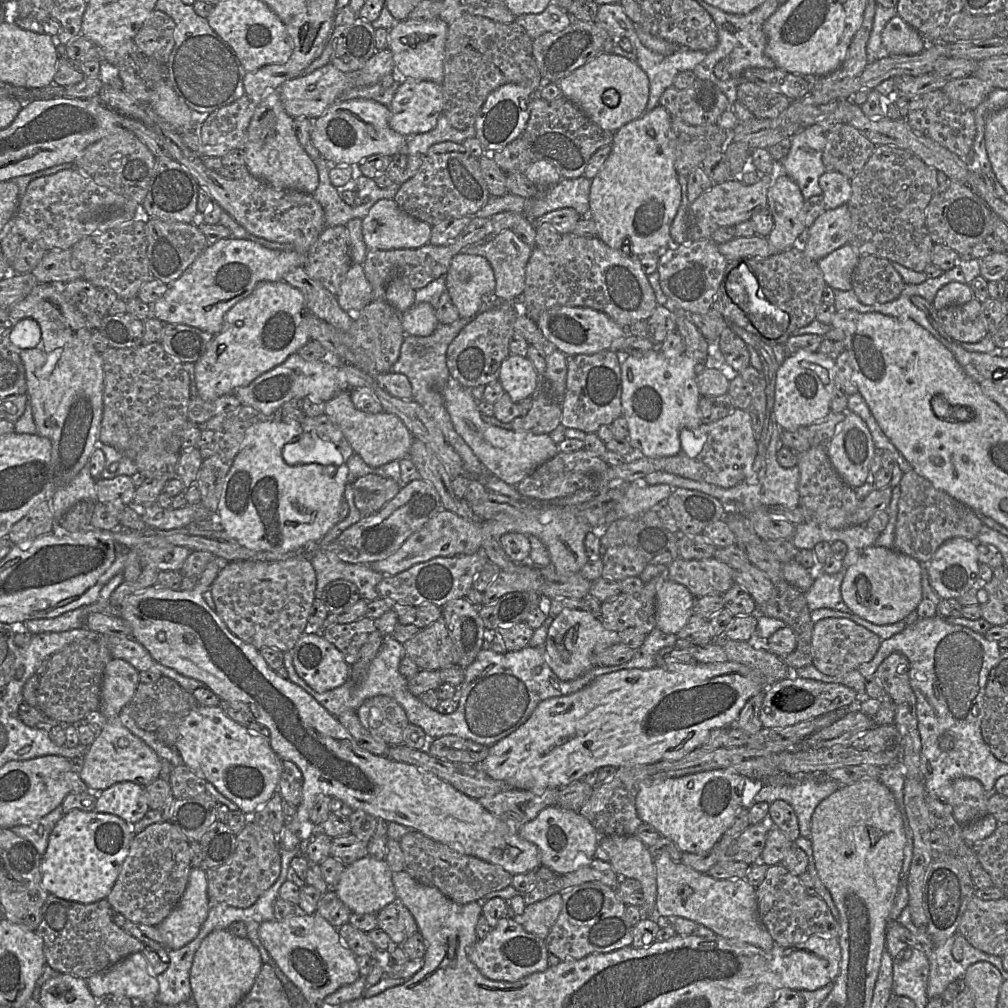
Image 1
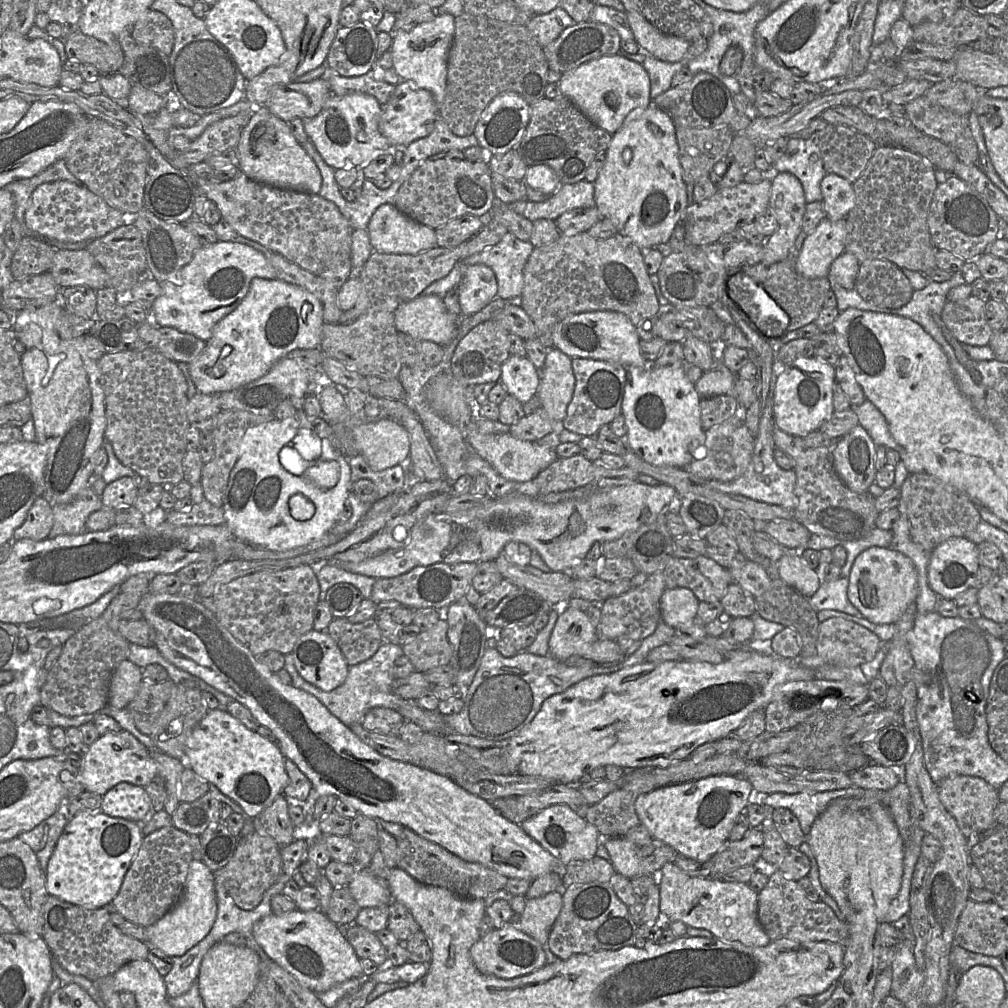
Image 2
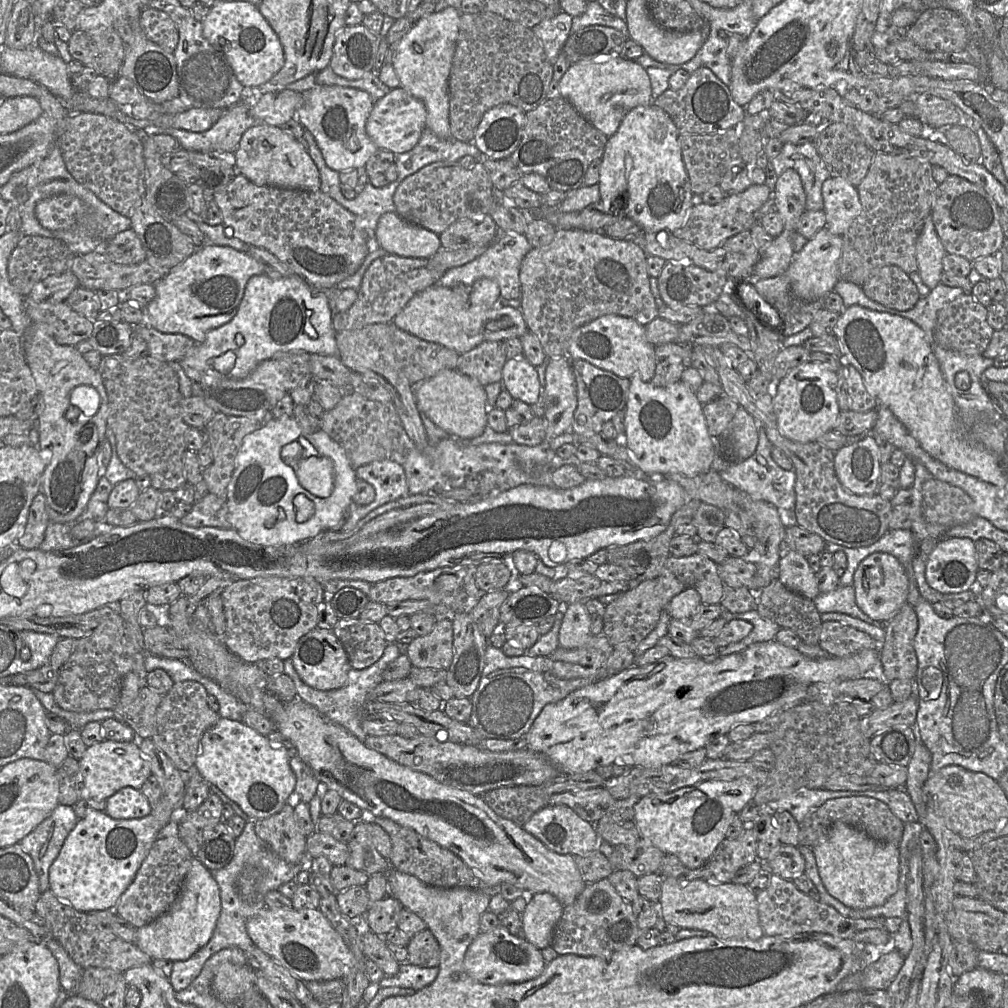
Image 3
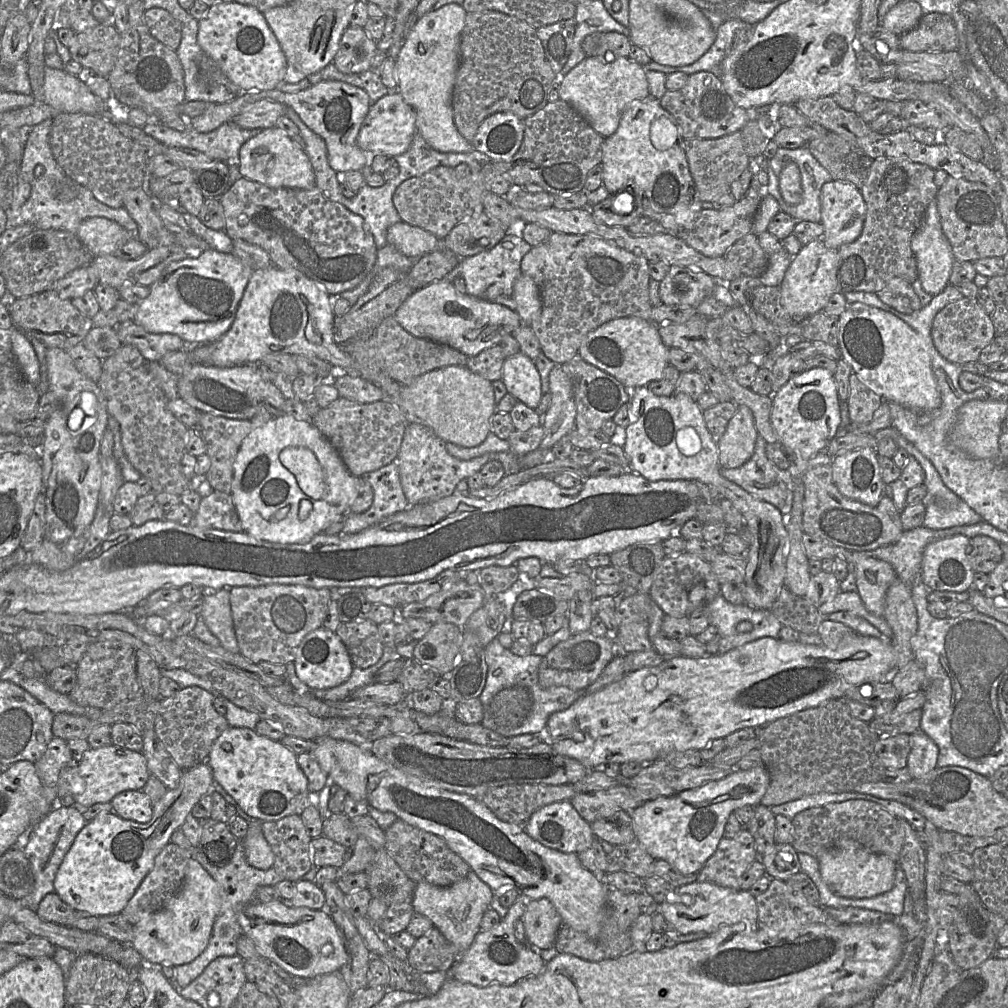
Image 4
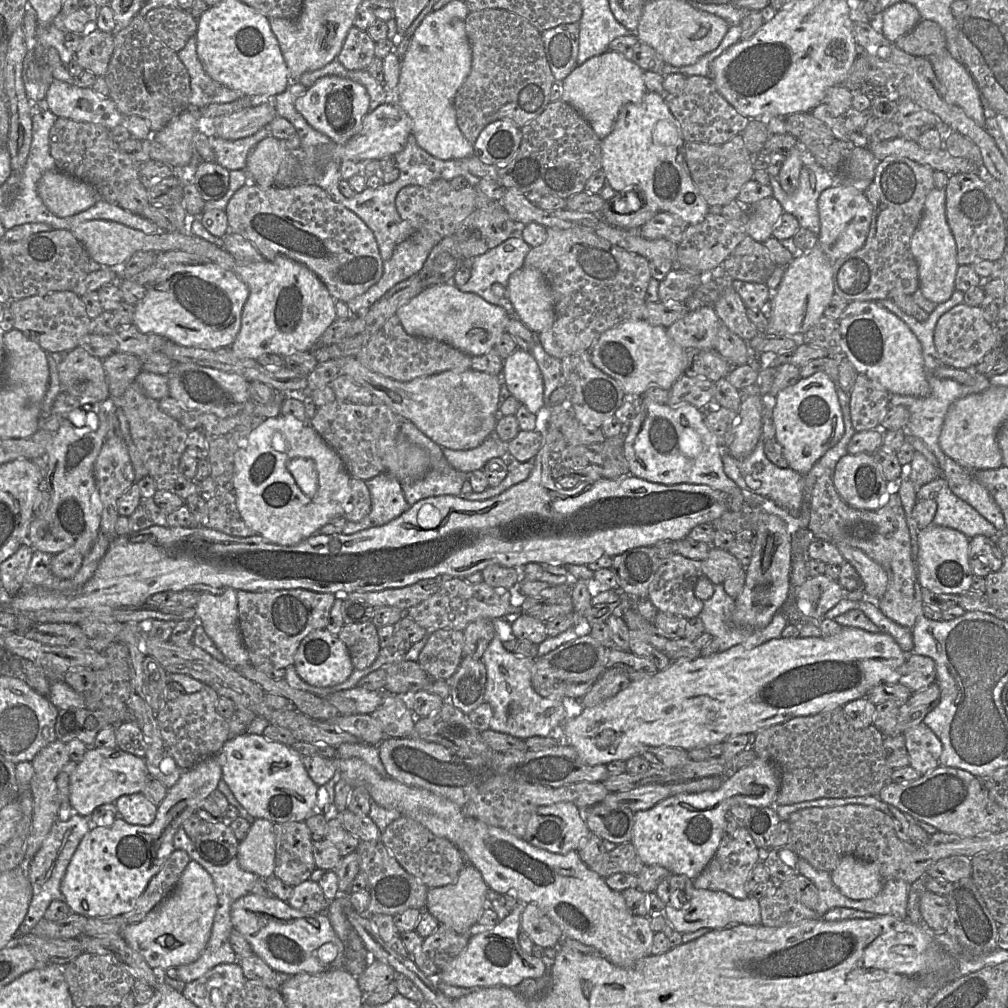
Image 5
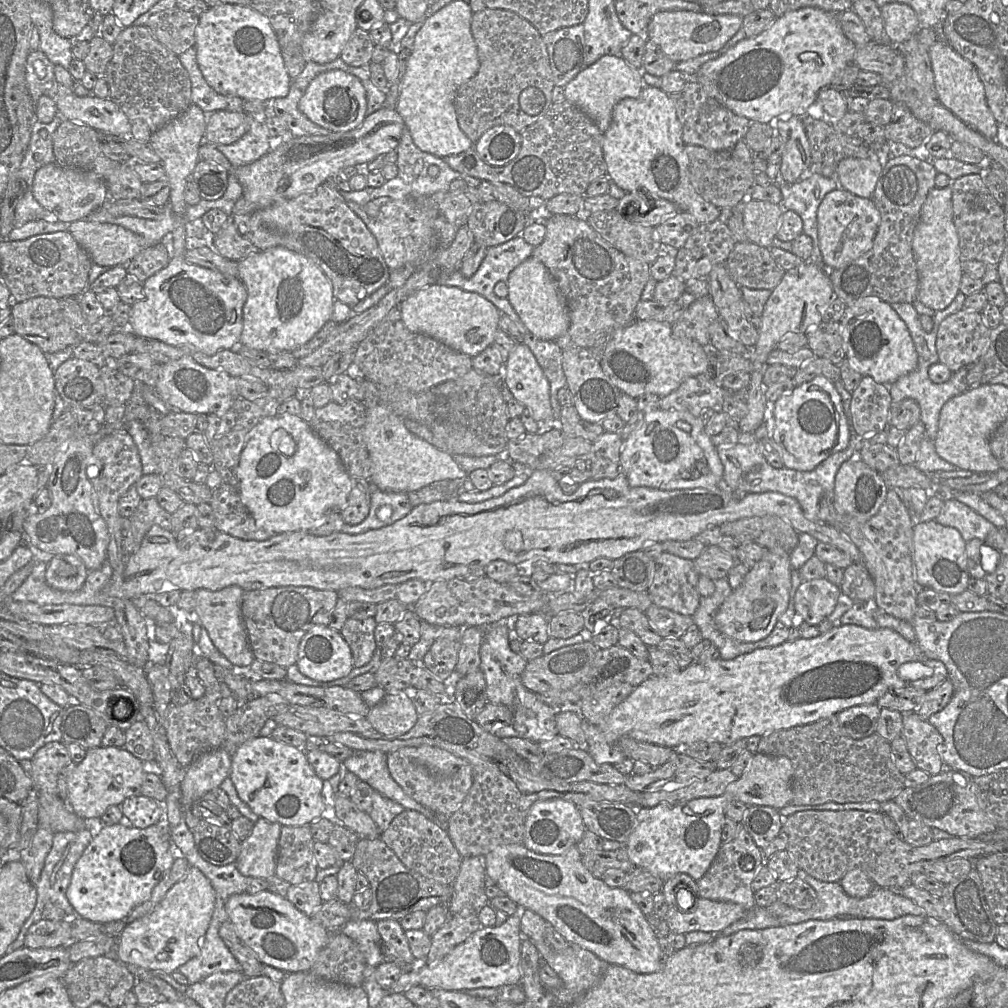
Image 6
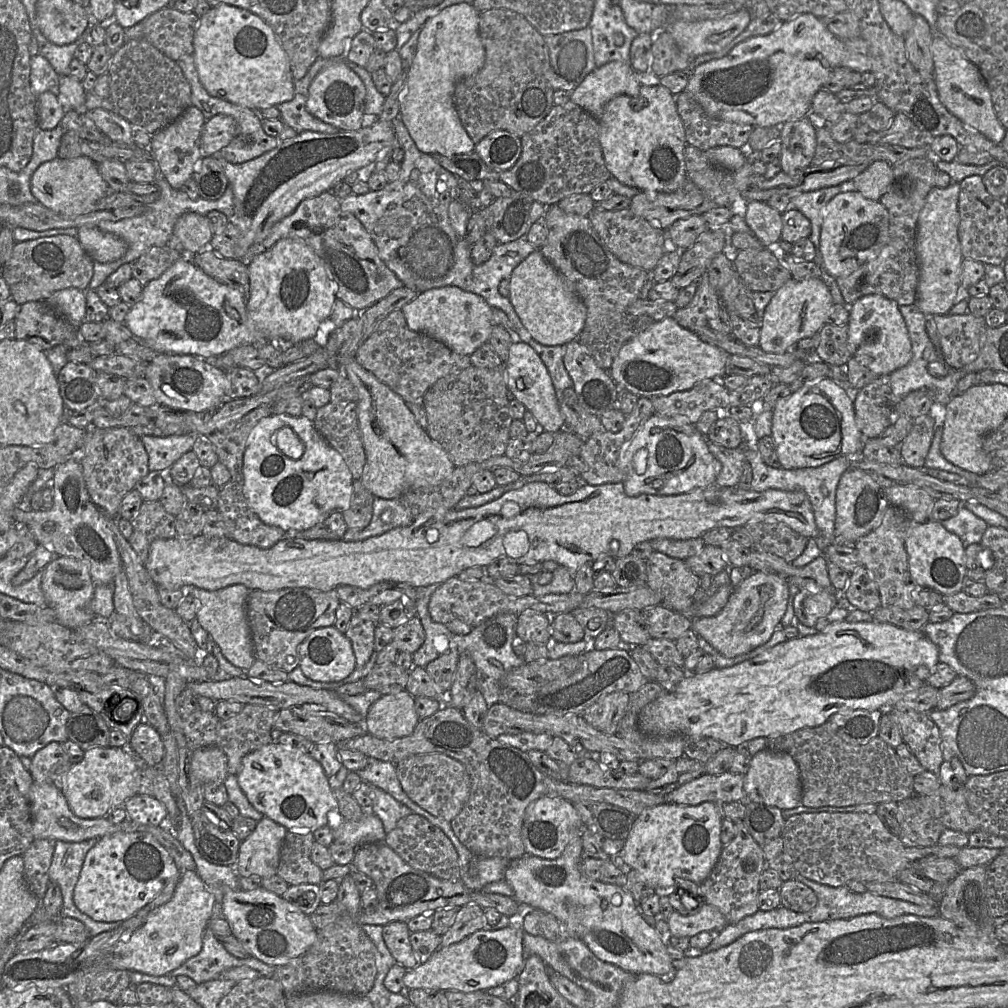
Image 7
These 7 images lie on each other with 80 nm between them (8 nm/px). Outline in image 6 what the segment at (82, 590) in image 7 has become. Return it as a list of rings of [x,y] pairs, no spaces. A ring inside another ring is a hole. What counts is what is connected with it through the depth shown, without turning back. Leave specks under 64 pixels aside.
[[[60,554],[54,555],[48,562],[45,578],[54,589],[74,592],[82,588],[88,572],[77,556]]]

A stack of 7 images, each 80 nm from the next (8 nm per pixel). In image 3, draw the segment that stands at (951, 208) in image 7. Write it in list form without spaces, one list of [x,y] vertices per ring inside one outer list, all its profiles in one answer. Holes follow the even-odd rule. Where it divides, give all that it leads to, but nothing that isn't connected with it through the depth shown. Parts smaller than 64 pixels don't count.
[[[929,214],[916,241],[916,257],[918,273],[923,283],[930,289],[940,283],[943,273],[942,260],[946,254]]]

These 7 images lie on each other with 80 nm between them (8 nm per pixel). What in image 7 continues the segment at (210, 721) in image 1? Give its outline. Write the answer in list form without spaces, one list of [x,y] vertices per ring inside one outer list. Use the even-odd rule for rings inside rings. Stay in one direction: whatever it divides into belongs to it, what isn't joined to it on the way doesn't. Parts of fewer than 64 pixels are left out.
[[[279,743],[262,746],[243,758],[236,776],[251,805],[287,830],[310,829],[312,832],[327,825],[327,813],[338,808],[321,764],[297,748]]]

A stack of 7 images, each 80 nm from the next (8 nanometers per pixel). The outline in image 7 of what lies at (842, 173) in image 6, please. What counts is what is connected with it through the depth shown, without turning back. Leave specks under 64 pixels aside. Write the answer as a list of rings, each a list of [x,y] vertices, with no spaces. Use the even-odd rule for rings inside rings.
[[[876,160],[852,181],[855,190],[865,198],[879,201],[893,179],[893,167],[885,161]]]

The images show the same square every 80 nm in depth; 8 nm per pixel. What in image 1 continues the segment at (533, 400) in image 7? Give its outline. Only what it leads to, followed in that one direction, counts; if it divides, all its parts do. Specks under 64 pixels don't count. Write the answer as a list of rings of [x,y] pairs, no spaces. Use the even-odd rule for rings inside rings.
[[[510,354],[501,363],[498,380],[515,403],[532,396],[538,379],[539,373],[528,357]]]

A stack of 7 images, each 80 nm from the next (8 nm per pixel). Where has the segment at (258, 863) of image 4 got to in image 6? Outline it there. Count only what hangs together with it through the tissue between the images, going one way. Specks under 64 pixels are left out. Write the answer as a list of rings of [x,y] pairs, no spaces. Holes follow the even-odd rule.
[[[262,817],[255,822],[251,834],[241,842],[236,860],[242,875],[267,879],[275,874],[281,827]]]

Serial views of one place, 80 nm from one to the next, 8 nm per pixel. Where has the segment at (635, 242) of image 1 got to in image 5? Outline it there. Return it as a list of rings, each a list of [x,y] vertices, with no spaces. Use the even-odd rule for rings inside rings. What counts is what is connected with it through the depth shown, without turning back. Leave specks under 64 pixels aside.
[[[647,91],[640,103],[626,104],[617,117],[612,132],[602,140],[602,170],[606,182],[618,193],[637,192],[651,211],[670,212],[689,225],[697,224],[710,213],[709,205],[698,192],[689,174],[679,121],[671,113],[664,95]]]

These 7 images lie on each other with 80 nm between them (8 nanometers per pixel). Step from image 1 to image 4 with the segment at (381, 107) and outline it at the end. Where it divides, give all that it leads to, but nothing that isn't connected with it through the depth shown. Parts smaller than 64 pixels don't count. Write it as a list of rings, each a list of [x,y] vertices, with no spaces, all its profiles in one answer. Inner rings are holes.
[[[324,81],[295,93],[283,93],[274,89],[254,95],[254,102],[262,99],[292,107],[303,122],[324,139],[328,162],[337,173],[361,171],[365,165],[371,164],[371,155],[357,144],[360,128],[371,107],[370,97],[362,88],[341,81]]]

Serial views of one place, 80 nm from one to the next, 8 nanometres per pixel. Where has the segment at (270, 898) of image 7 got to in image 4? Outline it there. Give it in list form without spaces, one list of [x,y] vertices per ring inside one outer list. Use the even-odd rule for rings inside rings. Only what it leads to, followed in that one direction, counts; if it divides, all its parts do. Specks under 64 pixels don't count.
[[[254,901],[241,909],[238,922],[243,934],[253,941],[263,956],[293,976],[313,978],[330,974],[339,971],[347,962],[342,935],[324,910],[290,907],[284,901]]]

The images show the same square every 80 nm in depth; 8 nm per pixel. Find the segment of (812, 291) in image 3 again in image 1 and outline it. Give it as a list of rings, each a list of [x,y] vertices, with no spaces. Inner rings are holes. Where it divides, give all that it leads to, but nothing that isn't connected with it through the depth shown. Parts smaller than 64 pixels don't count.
[[[847,204],[826,209],[808,229],[808,240],[803,250],[812,261],[819,261],[832,251],[849,243],[851,215]]]

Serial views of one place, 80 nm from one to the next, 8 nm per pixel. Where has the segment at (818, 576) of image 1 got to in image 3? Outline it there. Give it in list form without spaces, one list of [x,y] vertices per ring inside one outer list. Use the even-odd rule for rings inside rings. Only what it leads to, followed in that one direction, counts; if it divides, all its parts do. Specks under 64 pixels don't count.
[[[839,586],[837,589],[831,592],[820,593],[813,600],[813,602],[820,614],[829,612],[844,613],[852,617],[861,619],[862,621],[869,624],[886,624],[874,621],[858,607],[853,586]]]

